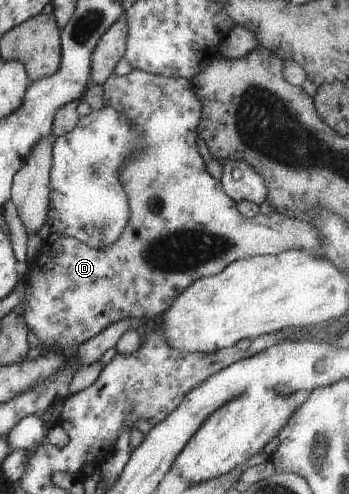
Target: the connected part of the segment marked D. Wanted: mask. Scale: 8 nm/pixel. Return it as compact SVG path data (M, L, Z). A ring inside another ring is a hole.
M132 69L122 76L113 72L101 86L104 105L124 112L134 126L144 132L148 148L142 154L134 154L132 160L120 170L120 182L124 184L124 192L128 196L130 218L117 241L104 248L91 248L50 232L41 242L36 257L29 263L22 302L23 318L30 334L34 334L34 341L42 342L42 350L74 350L114 322L126 318L150 320L162 315L192 282L220 273L224 266L242 258L274 255L292 248L310 250L312 254L325 258L322 239L312 222L292 219L274 211L243 218L237 212L236 203L223 191L222 184L206 172L196 150L196 122L203 114L203 104L195 93L193 80Z

